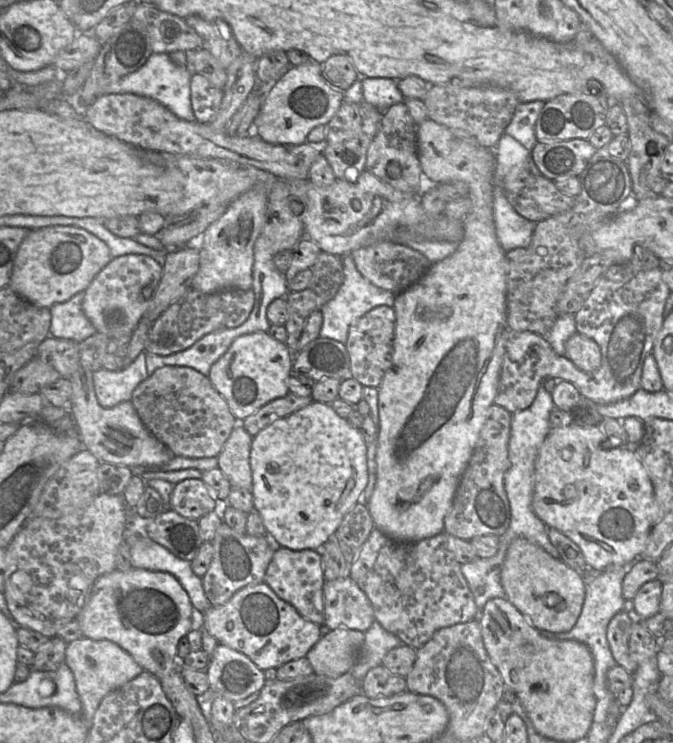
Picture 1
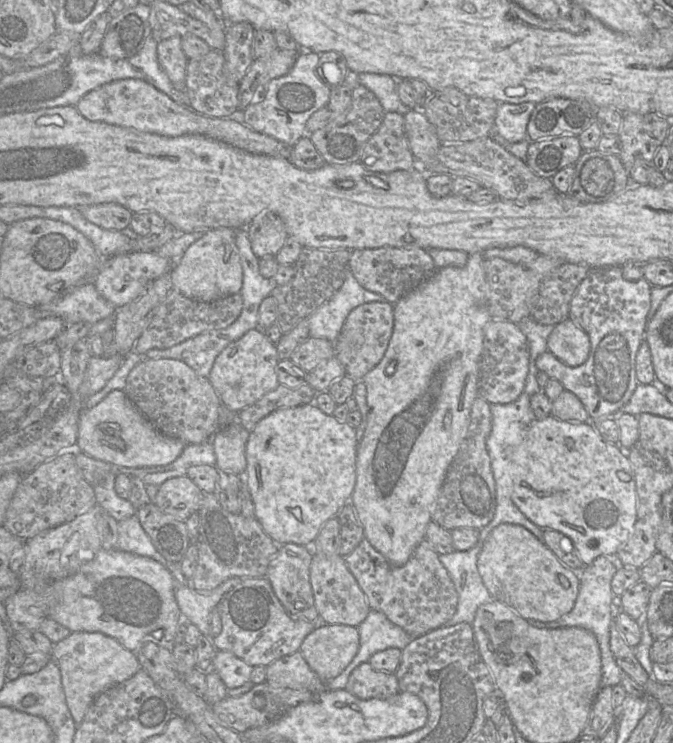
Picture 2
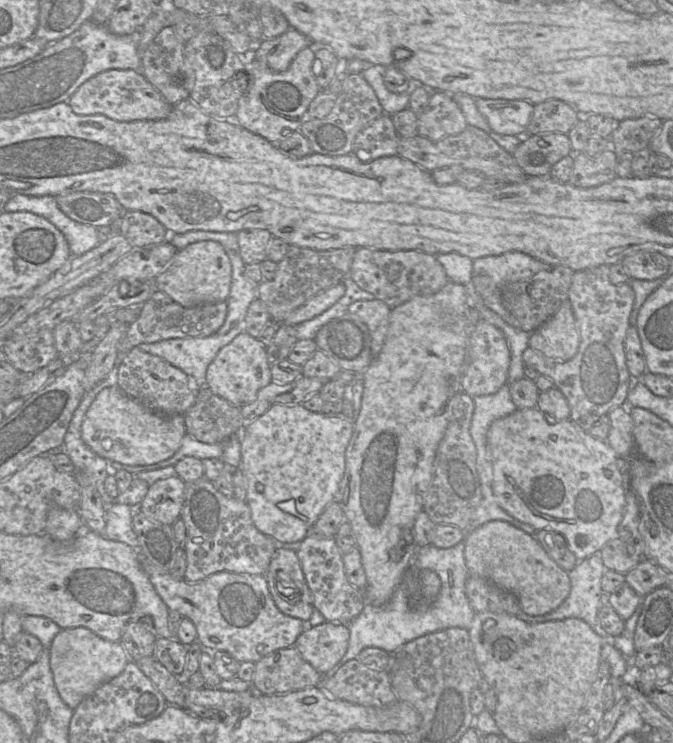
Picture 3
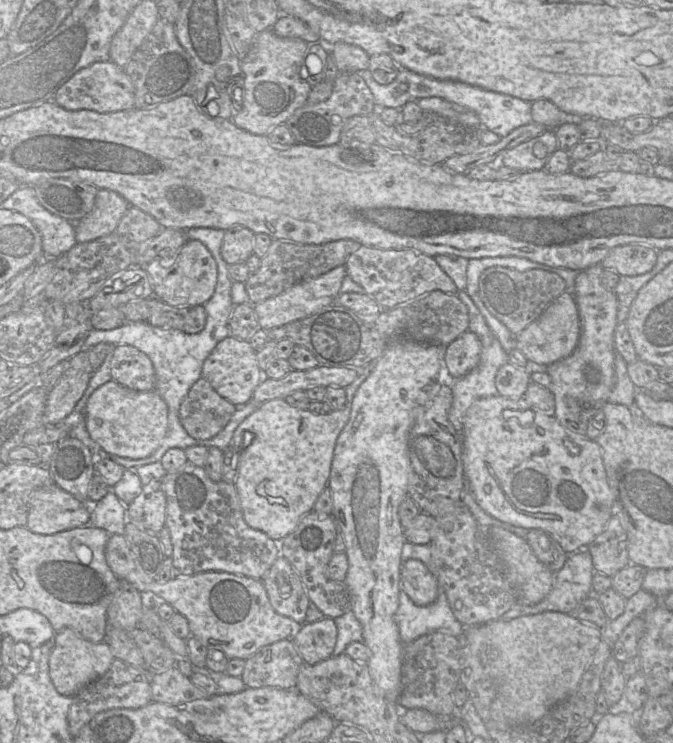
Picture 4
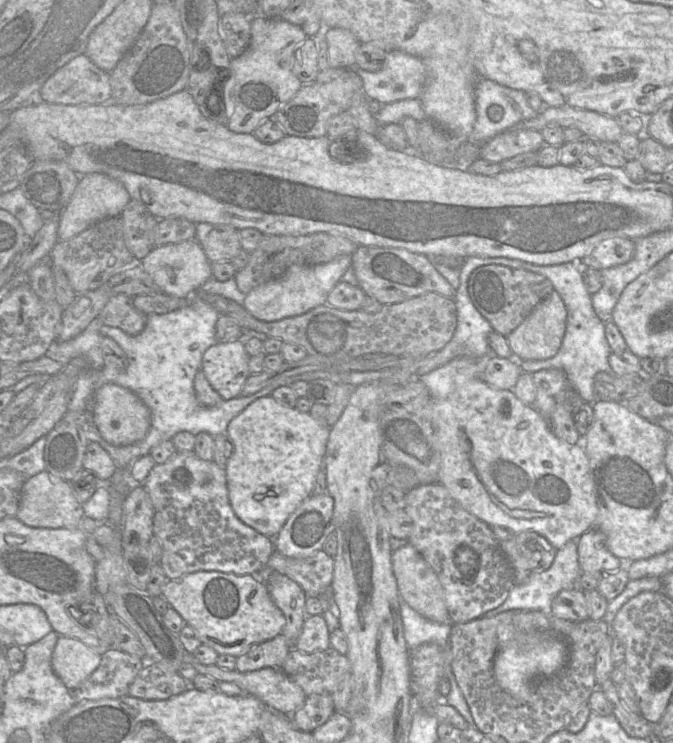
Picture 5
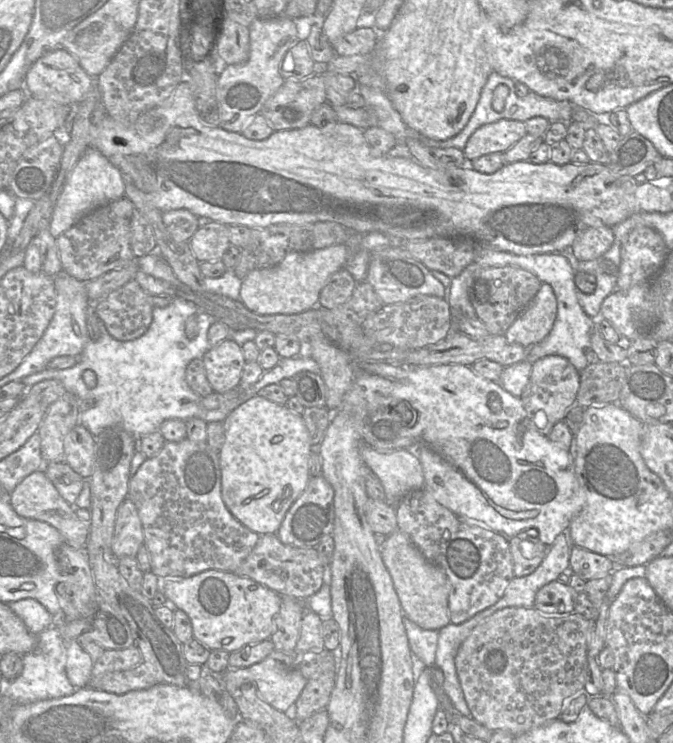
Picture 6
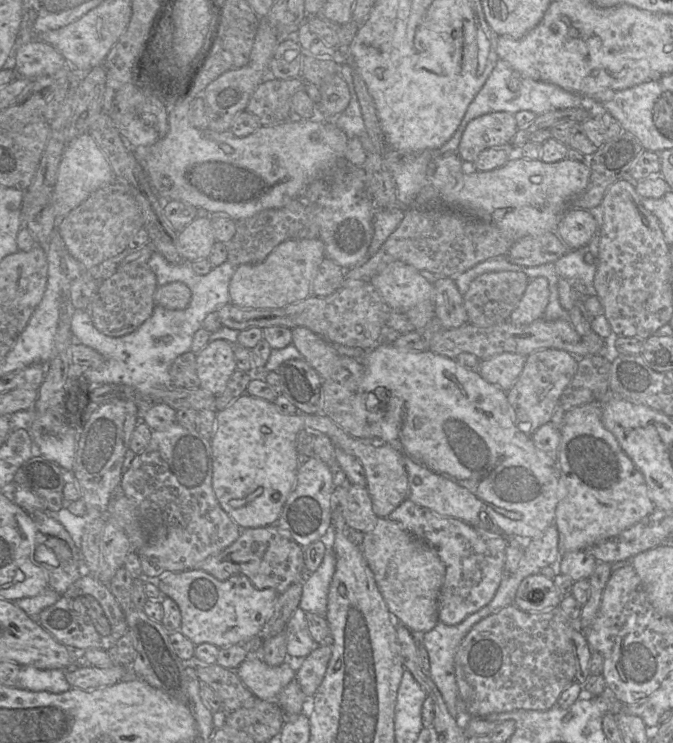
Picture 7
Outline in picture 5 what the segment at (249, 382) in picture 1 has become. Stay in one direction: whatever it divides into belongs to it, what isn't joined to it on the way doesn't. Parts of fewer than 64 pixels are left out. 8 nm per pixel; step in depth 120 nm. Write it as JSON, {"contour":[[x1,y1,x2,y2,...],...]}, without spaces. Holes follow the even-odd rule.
{"contour":[[242,339,217,342,203,354,201,370,212,388,229,400,240,395,250,376,249,358]]}

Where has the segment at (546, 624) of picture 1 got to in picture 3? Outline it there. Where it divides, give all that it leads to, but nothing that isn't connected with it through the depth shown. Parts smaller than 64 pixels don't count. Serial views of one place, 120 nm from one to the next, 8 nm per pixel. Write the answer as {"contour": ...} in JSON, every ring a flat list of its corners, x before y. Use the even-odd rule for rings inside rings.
{"contour":[[492,520,466,533,464,555,470,575,492,582,514,594,521,611,543,616,555,610,570,593,568,572,542,548,535,537,503,520]]}

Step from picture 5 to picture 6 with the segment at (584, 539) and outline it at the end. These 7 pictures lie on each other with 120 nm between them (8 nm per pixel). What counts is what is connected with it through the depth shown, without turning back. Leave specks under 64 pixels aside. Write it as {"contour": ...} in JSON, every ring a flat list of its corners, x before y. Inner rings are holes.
{"contour":[[573,546,569,559,570,570,583,580,604,578,614,573,614,563,607,556]]}

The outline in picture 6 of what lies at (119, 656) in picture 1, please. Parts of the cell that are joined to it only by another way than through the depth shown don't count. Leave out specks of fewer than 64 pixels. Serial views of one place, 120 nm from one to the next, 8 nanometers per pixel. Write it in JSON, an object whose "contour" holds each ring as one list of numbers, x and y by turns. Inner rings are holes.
{"contour":[[66,642,66,675,76,689,89,685,93,665,91,656,79,642]]}

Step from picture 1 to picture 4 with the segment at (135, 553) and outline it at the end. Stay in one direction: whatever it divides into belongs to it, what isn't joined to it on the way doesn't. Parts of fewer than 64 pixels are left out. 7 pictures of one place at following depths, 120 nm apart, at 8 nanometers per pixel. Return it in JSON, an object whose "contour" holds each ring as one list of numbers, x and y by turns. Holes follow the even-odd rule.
{"contour":[[109,491,96,503,89,501,90,524,110,534,124,535,128,521,126,506,119,497]]}

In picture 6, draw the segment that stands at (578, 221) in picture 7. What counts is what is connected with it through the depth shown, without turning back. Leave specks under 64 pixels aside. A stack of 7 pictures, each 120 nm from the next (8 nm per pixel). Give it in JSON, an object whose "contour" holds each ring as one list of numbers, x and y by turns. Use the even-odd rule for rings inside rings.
{"contour":[[590,227,575,239,571,251,579,261,594,260,607,252,614,240,611,227]]}

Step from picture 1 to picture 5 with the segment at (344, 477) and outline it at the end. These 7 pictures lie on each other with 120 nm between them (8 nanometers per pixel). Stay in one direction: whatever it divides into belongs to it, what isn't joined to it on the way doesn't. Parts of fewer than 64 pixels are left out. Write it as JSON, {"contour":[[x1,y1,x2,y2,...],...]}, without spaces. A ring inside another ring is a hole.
{"contour":[[336,383,334,399,327,406,326,425,320,424,309,412,285,406,271,395,258,398,231,420,227,433,234,449,225,468,226,479,230,504,244,524,269,538,276,537,289,516,311,495,317,473,324,464,330,430,342,415,356,387,349,383]]}

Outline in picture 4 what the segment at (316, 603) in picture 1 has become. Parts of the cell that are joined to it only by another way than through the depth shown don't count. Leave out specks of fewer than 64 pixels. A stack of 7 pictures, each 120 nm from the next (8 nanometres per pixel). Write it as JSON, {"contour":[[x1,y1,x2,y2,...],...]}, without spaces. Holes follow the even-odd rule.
{"contour":[[279,556,262,578,274,611,300,626,306,623,309,597,300,576,283,556]]}

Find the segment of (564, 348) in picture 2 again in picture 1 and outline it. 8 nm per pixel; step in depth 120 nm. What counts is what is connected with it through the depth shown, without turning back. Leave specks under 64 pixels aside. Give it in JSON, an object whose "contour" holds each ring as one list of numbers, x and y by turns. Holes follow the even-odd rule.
{"contour":[[579,332,574,333,566,341,564,356,583,372,593,372,601,365,599,346,594,340]]}

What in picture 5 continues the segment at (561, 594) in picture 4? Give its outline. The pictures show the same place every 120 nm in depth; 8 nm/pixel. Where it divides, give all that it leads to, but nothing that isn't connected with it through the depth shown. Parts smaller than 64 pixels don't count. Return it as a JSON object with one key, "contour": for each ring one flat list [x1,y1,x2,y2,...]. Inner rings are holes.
{"contour":[[576,540,568,541,563,547,557,549,555,558,547,570,531,572,525,581,515,582,506,600,499,607,486,612,482,617,491,618,507,610,536,610,550,614,555,596,561,590,578,588,577,582,581,573]]}

